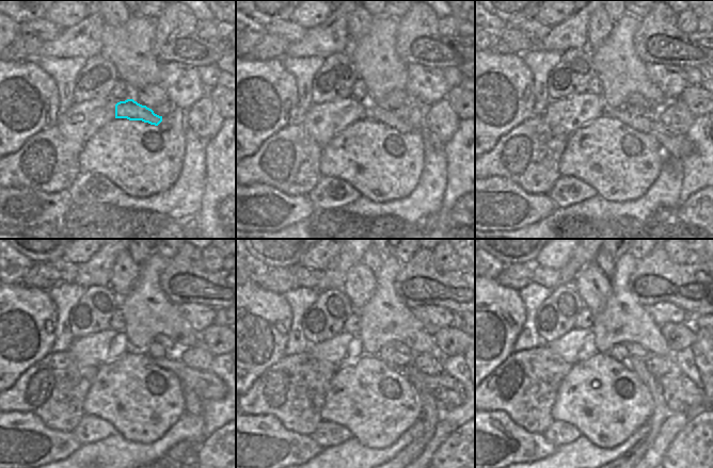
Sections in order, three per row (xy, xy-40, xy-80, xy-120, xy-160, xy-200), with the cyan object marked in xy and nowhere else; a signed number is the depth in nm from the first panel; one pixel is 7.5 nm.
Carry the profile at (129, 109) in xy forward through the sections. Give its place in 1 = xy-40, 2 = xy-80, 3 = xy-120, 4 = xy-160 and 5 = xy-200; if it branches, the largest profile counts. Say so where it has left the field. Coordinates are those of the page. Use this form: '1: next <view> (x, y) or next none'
1: next xy-40 (375, 112)
2: next xy-80 (677, 146)
3: next xy-120 (207, 386)
4: next xy-160 (446, 390)
5: next xy-200 (680, 393)

